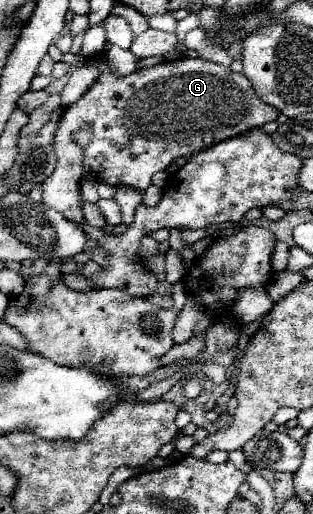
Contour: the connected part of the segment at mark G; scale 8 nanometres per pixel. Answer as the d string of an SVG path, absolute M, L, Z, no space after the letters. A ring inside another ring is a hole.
M95 54L87 62L97 62L101 76L63 112L55 132L57 166L43 188L65 188L65 182L77 182L69 184L69 188L79 188L79 174L87 168L97 180L111 186L145 190L151 186L151 176L165 170L175 158L273 122L279 116L273 106L257 98L243 74L235 74L227 66L205 58L161 62L123 78L111 74L103 54ZM83 124L93 126L93 140L87 150L71 142L71 134Z

